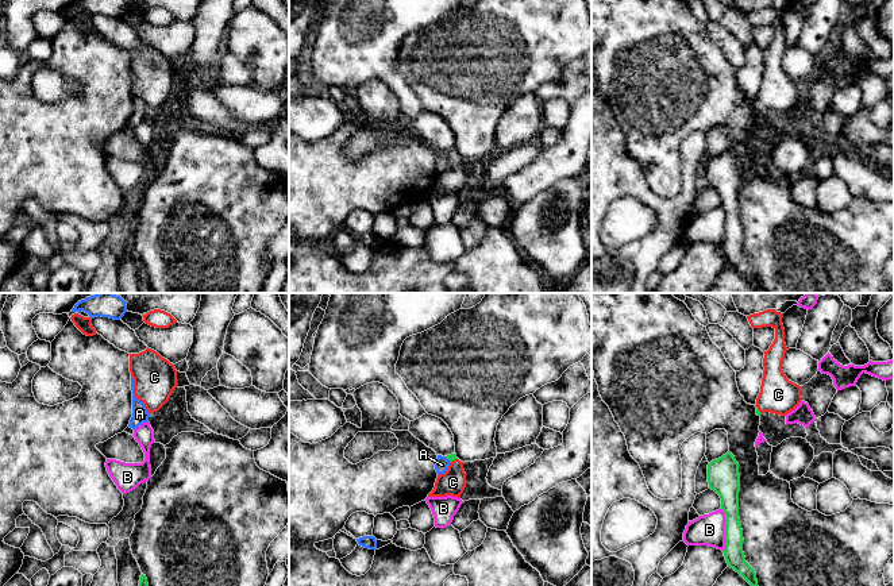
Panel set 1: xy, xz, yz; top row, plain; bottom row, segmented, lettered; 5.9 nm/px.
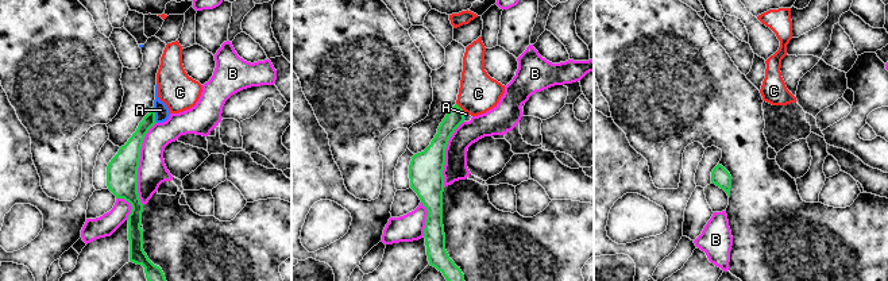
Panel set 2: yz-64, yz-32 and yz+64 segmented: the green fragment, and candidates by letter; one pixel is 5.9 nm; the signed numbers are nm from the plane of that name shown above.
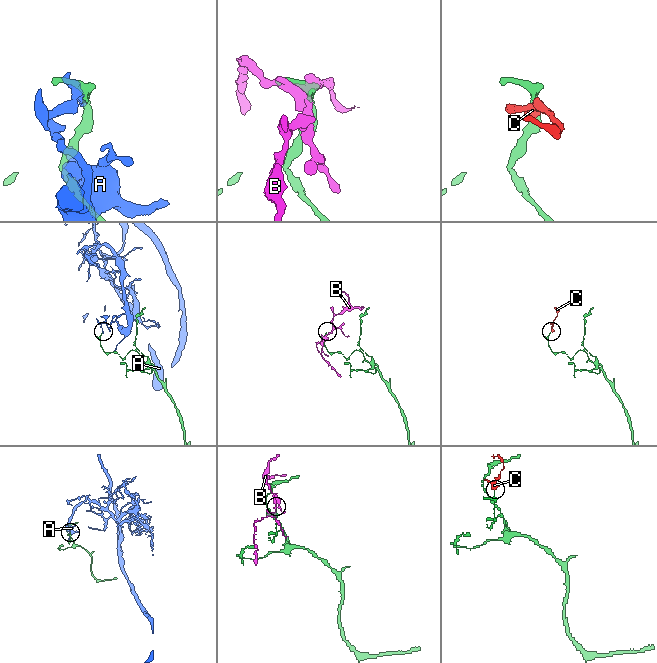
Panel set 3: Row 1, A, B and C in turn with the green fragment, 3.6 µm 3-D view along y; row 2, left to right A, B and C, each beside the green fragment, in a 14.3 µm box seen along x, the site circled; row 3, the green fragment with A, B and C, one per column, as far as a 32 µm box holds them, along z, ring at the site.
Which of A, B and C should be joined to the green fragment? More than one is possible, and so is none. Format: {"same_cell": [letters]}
{"same_cell": ["C"]}

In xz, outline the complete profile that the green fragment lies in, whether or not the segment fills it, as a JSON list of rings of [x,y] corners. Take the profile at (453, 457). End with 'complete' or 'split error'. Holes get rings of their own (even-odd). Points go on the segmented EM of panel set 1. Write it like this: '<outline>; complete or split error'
[[[456,454],[446,456],[450,460],[448,470],[438,475],[433,490],[428,497],[446,497],[452,496],[461,498],[466,487],[466,473],[463,462],[456,458]]]; split error

